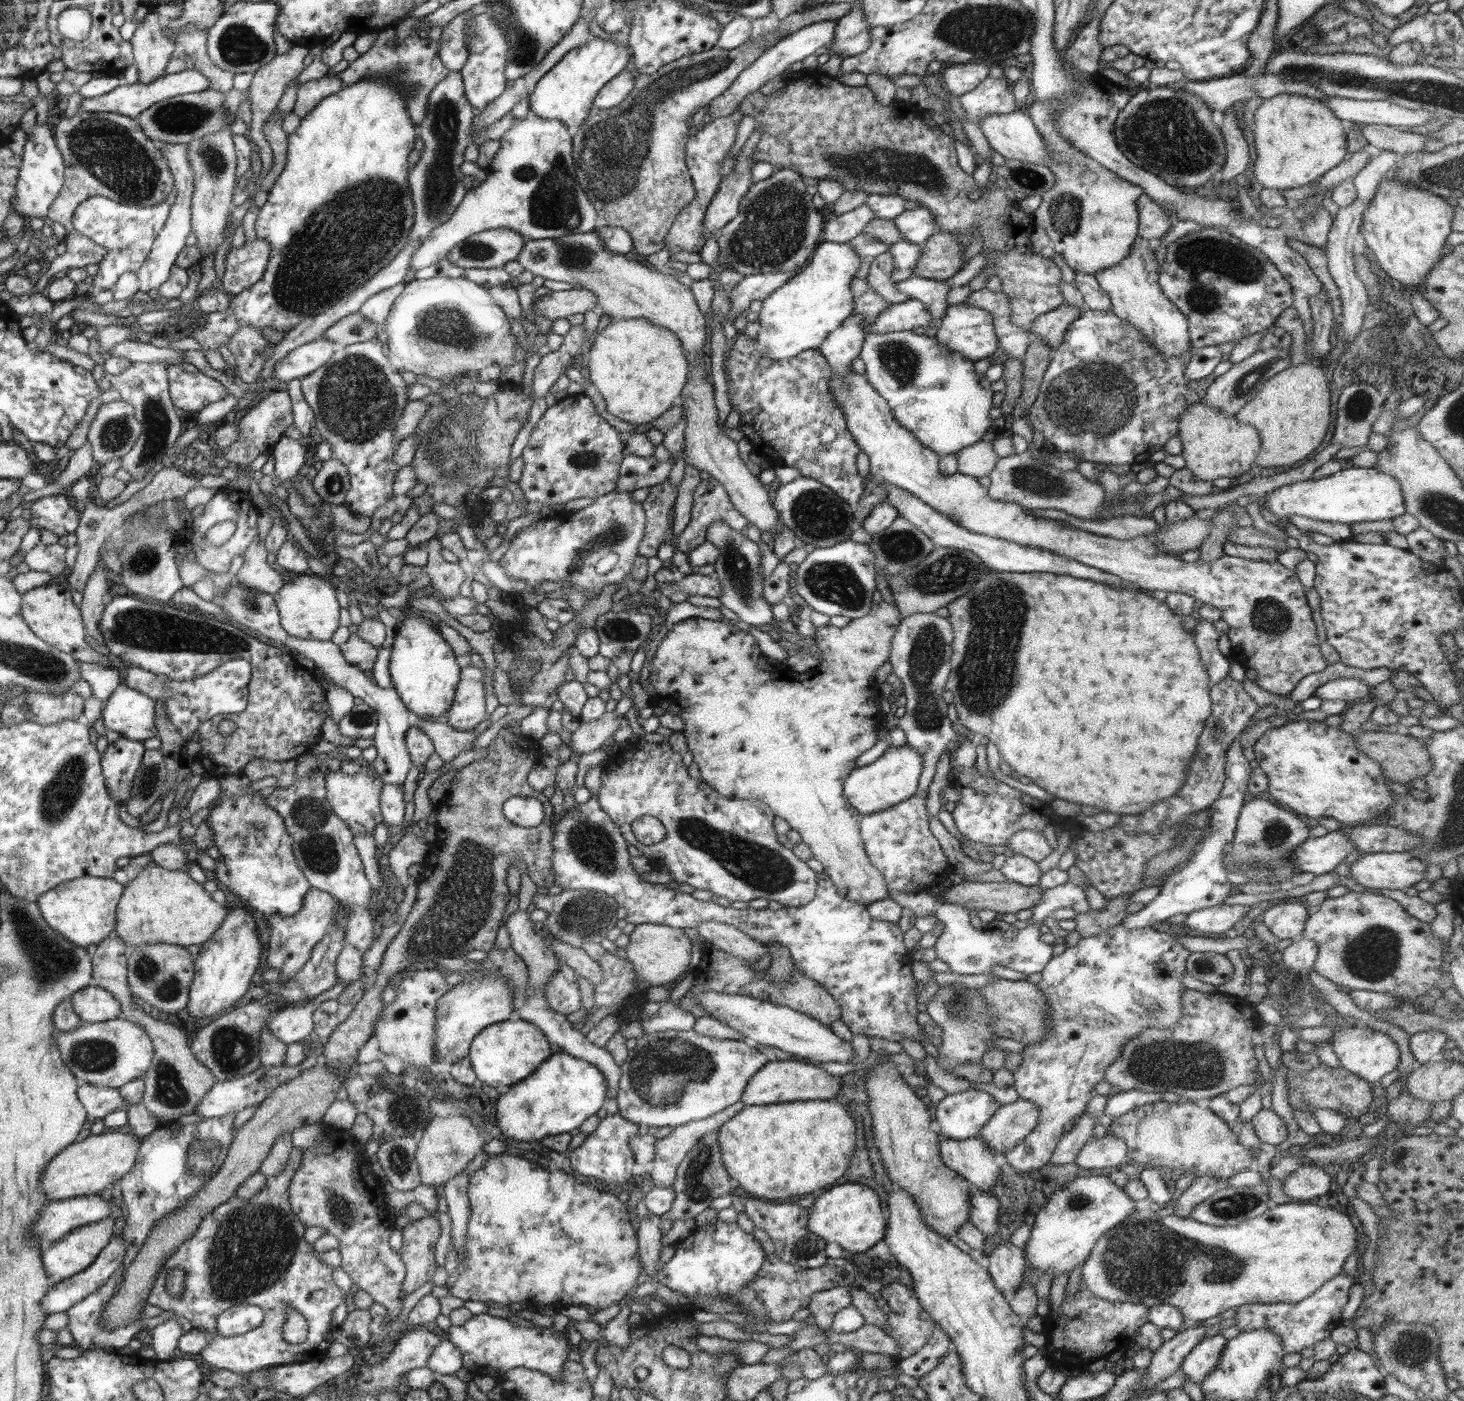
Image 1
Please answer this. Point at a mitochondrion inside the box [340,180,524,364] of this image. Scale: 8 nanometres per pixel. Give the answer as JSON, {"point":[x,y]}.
{"point":[448,324]}

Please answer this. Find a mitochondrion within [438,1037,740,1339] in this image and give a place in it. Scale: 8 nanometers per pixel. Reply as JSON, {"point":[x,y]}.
{"point":[695,1187]}

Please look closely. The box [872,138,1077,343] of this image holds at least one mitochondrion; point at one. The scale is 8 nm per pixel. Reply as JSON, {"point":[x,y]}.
{"point":[1026,177]}

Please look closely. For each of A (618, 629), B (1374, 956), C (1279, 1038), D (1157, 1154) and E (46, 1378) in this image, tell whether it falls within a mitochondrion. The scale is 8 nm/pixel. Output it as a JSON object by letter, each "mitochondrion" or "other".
{"A":"mitochondrion","B":"mitochondrion","C":"other","D":"other","E":"other"}

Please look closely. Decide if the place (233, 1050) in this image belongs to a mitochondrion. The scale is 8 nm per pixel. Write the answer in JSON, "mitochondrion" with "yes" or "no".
{"mitochondrion":"yes"}

